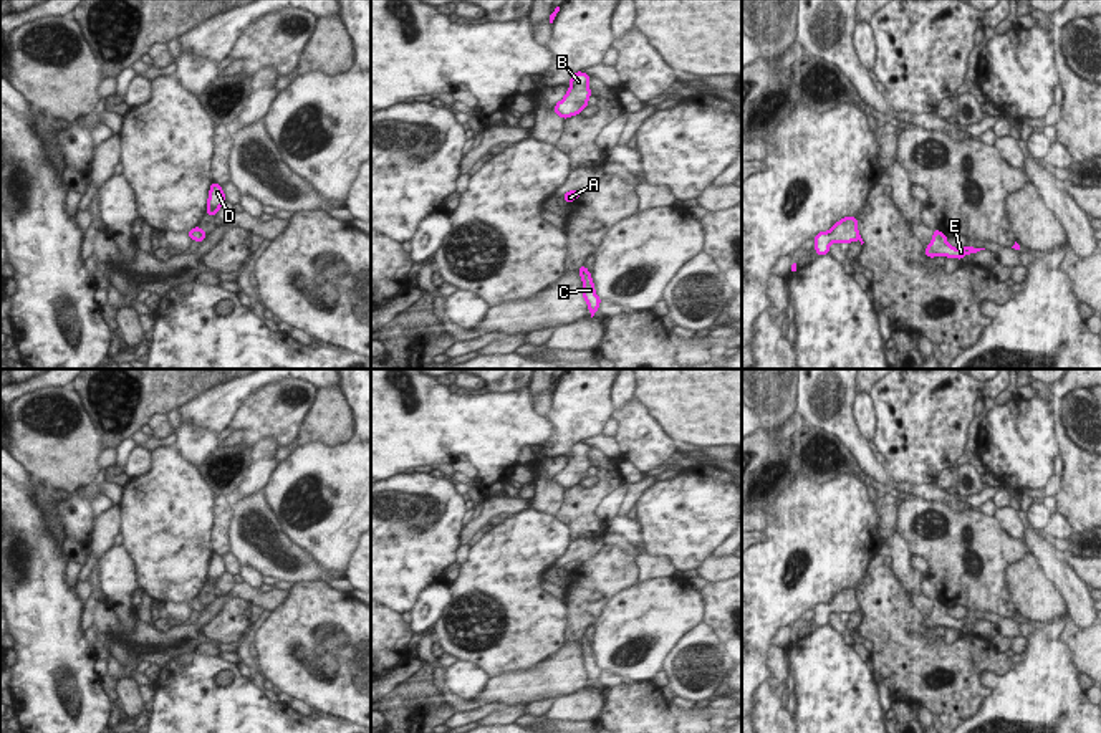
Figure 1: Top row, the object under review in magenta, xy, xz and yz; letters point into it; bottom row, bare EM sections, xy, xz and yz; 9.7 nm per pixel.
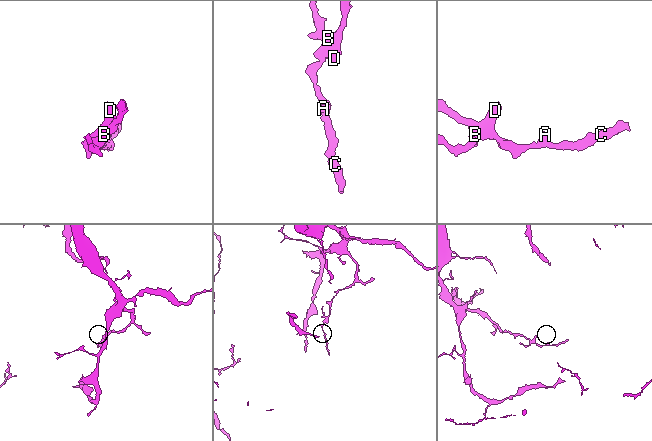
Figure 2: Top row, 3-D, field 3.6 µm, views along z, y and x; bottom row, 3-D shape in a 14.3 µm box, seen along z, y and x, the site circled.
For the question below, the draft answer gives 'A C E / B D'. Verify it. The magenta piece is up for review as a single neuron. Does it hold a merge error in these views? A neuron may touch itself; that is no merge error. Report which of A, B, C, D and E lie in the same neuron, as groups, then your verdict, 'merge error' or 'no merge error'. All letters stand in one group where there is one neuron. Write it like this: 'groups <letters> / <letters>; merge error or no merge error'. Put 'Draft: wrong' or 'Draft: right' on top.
Draft: wrong
groups A B C D E; no merge error

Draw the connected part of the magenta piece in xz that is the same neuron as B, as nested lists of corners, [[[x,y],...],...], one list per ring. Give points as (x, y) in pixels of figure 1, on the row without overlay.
[[[578,442],[571,445],[570,452],[571,457],[565,468],[555,475],[555,483],[563,490],[578,486],[583,478],[589,477],[588,468],[591,467],[591,460],[588,458],[588,453],[591,452],[591,447]]]

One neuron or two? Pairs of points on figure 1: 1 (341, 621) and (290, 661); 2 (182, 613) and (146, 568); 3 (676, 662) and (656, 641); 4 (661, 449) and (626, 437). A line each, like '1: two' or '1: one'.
1: one
2: two
3: two
4: one

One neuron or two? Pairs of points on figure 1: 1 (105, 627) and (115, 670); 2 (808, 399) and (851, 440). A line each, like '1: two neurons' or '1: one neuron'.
1: two neurons
2: one neuron

